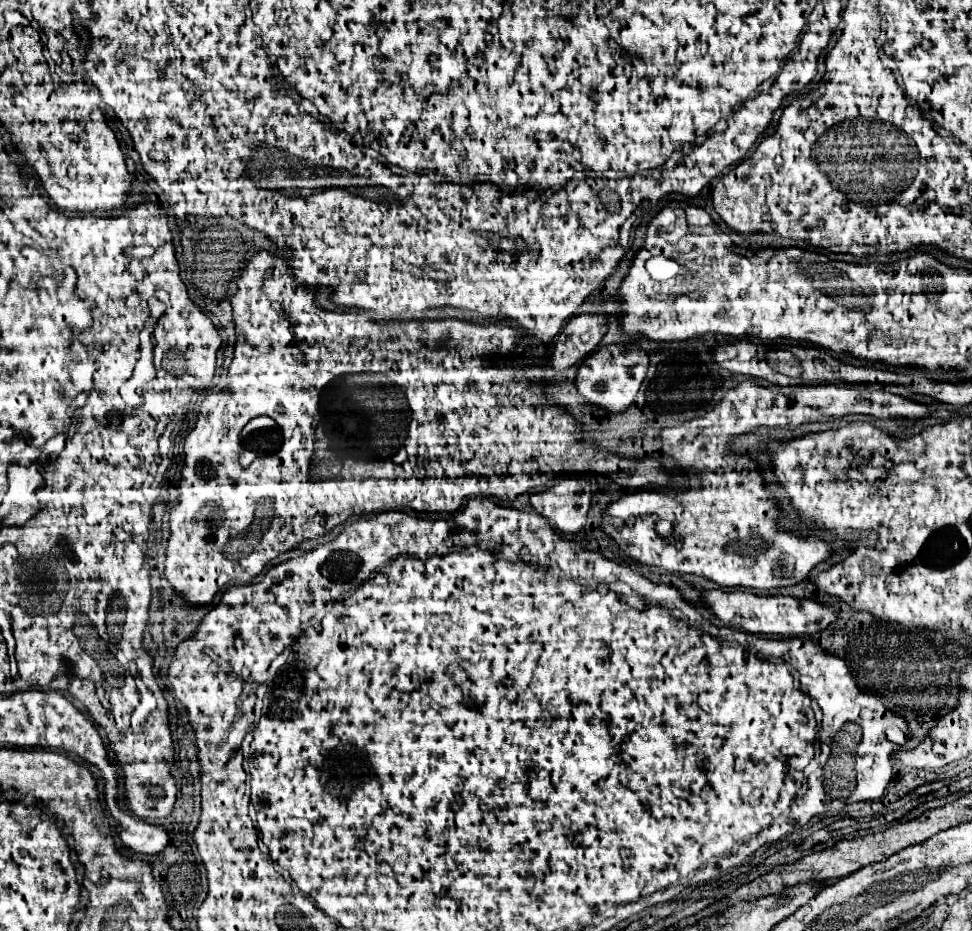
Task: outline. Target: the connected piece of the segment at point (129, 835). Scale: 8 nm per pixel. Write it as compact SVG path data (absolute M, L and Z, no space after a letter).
M115 805L113 811L115 819L119 821L119 839L125 847L133 849L139 855L157 855L161 853L167 843L169 843L169 835L165 831L165 827L159 825L151 825L135 815L131 815L127 809Z

